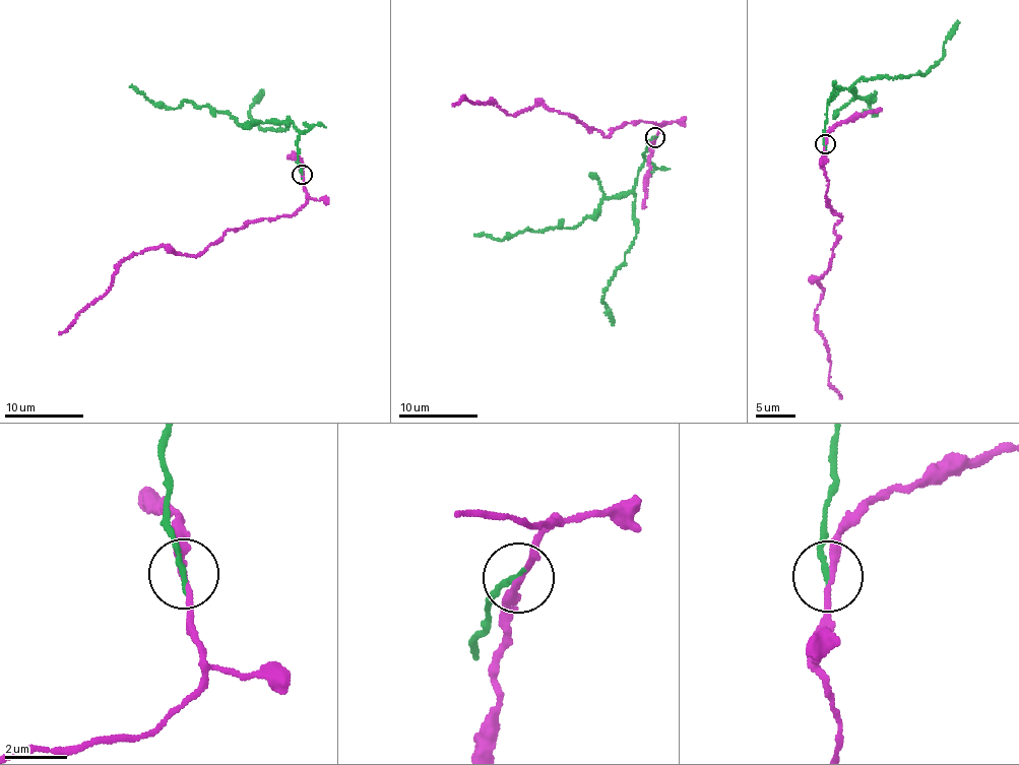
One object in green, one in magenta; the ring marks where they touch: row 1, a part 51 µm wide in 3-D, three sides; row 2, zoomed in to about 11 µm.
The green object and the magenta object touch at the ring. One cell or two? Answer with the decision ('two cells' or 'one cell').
two cells

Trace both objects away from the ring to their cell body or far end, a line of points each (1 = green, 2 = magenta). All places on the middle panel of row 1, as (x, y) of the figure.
1: (654, 137), (645, 148), (634, 186), (607, 196), (596, 211), (574, 228), (529, 229), (500, 240), (474, 234)
2: (654, 137), (663, 123), (624, 122), (606, 137), (535, 105), (508, 115), (493, 99), (453, 105)

